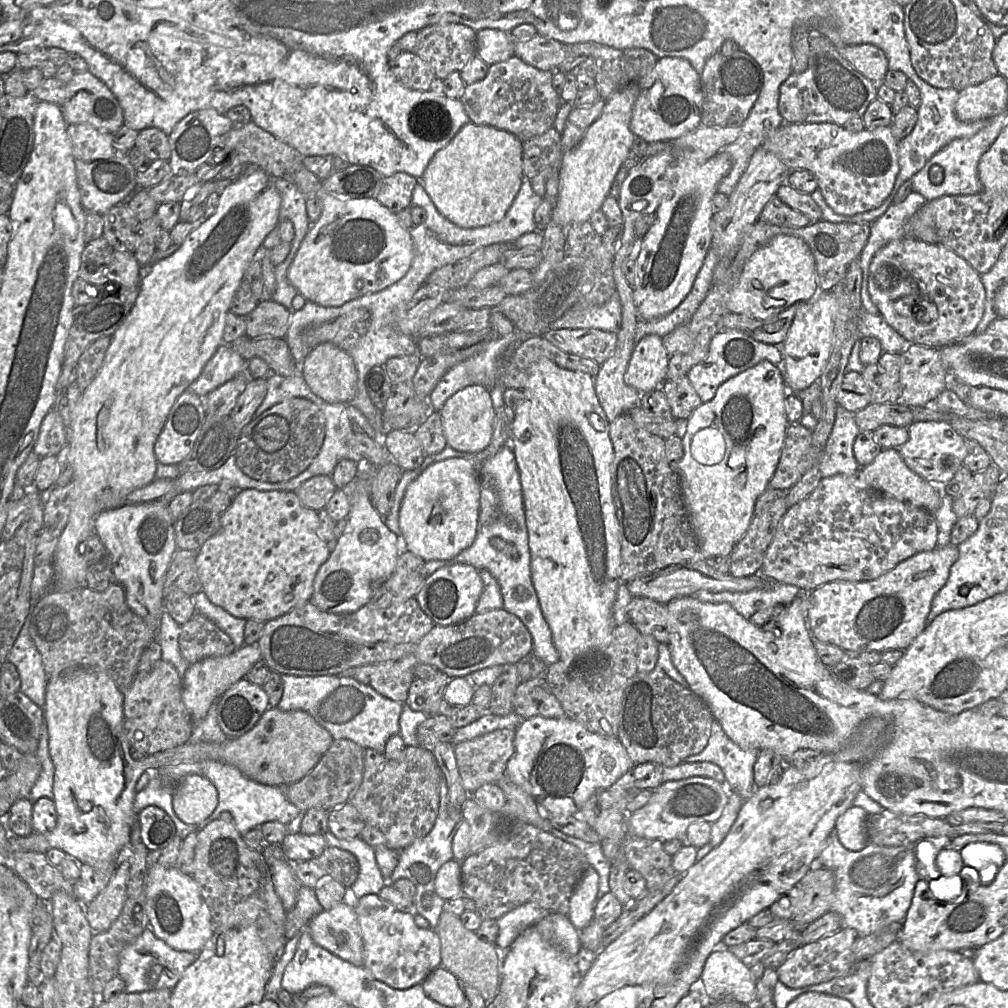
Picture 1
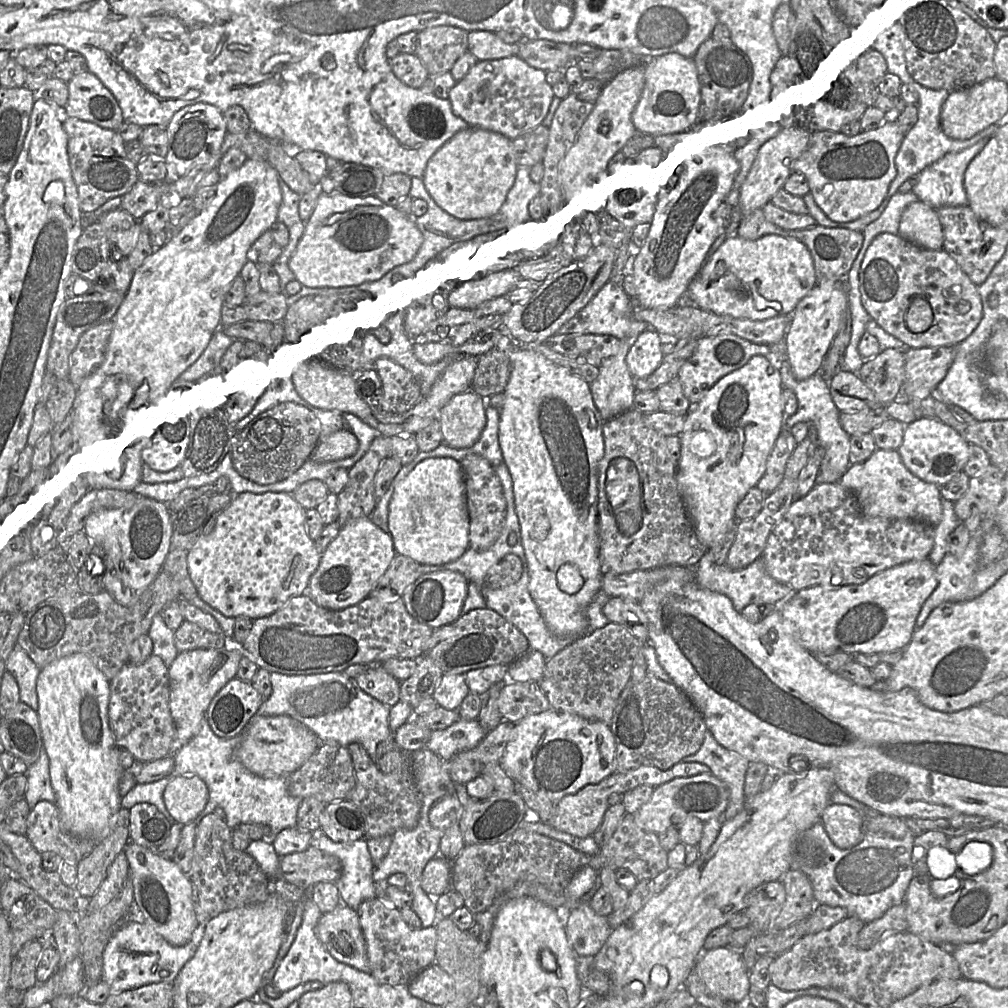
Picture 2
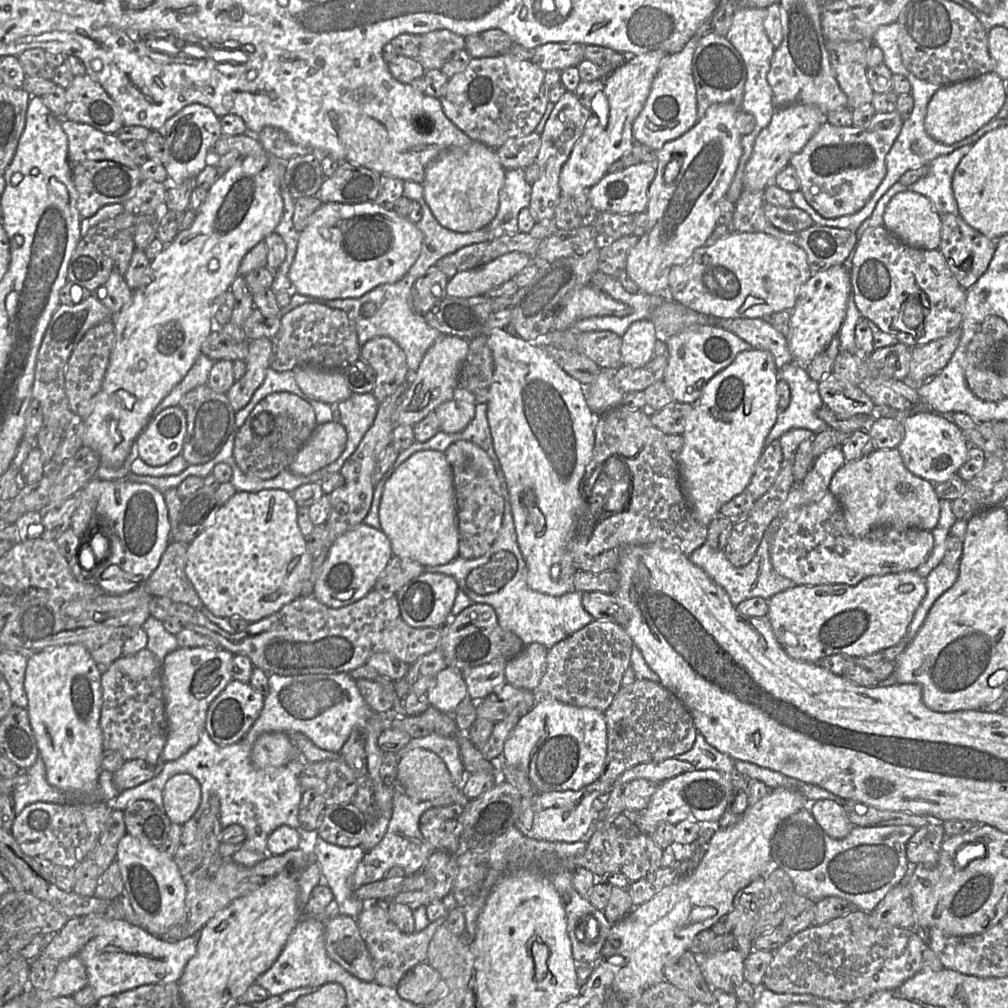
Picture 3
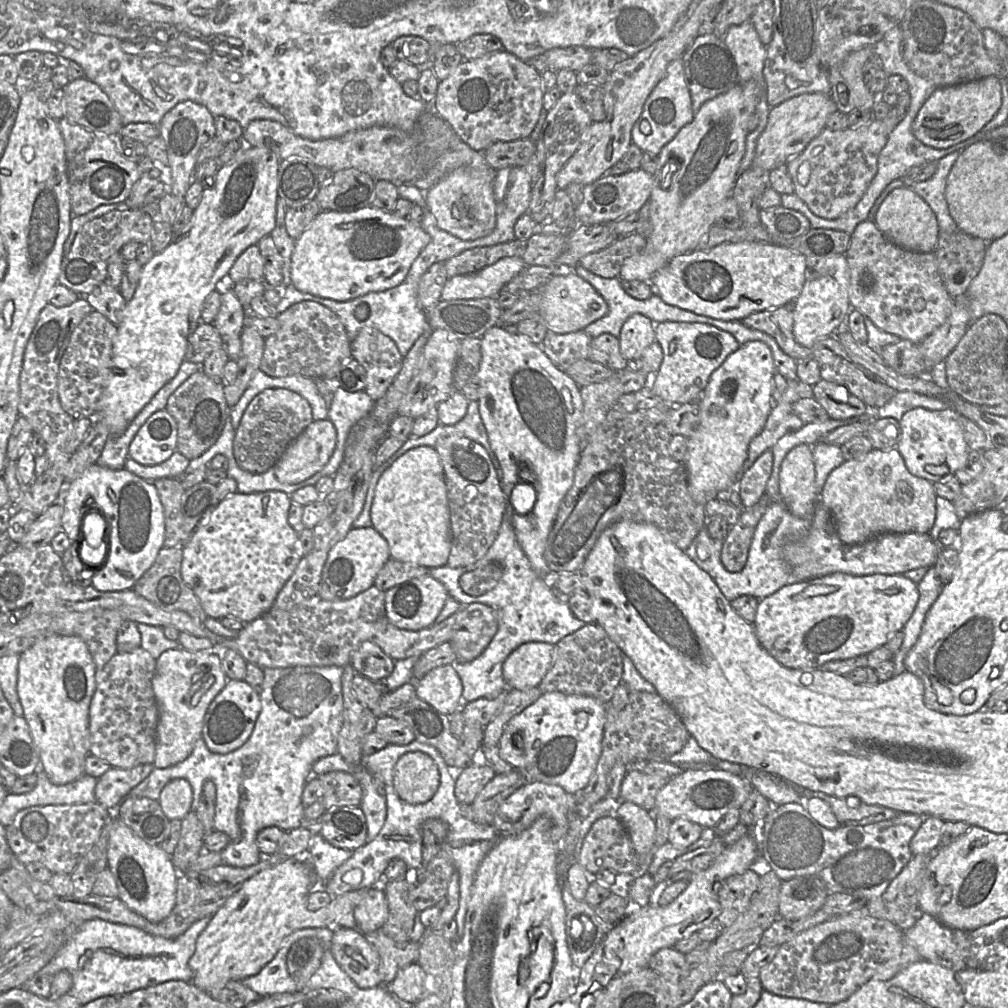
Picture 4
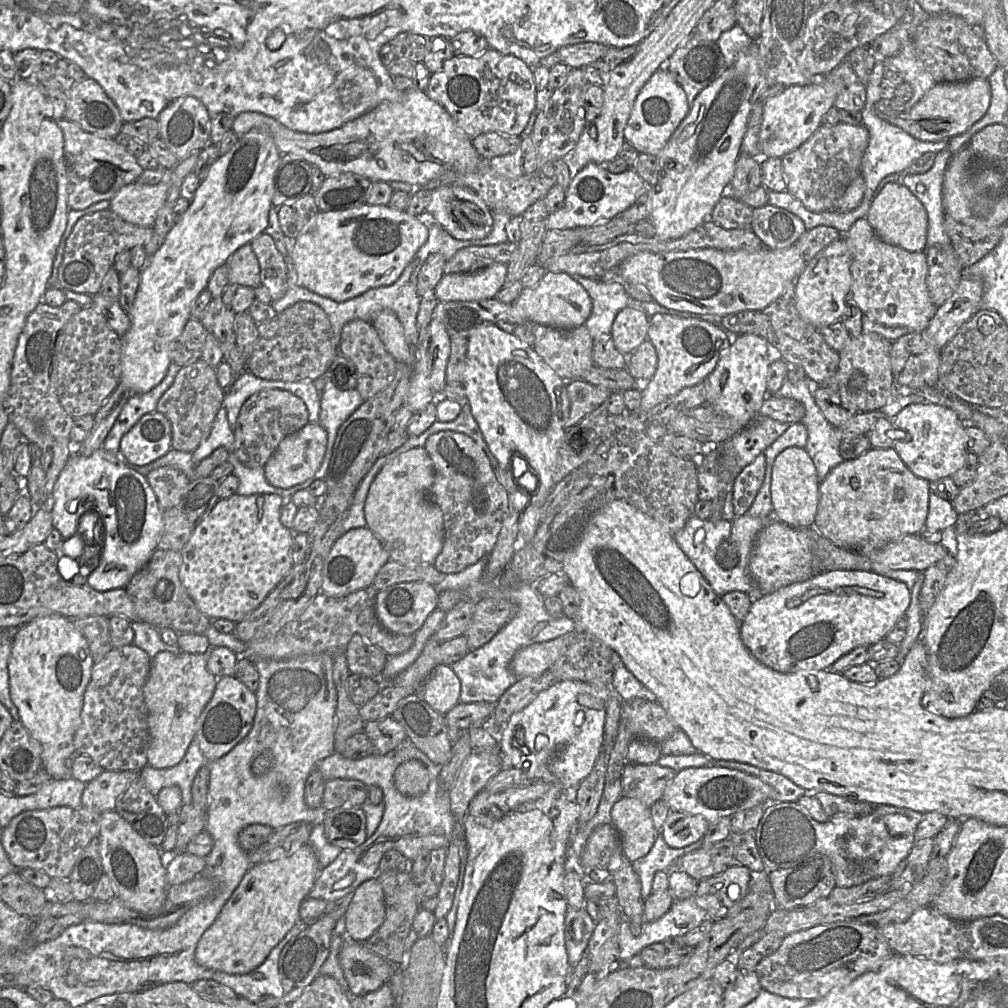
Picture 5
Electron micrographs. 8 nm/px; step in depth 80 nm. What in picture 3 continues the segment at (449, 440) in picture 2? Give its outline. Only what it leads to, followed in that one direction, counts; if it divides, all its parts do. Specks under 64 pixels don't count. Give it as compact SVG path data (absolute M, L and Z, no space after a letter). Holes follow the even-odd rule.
M457 386L452 398L435 409L440 430L456 433L465 429L475 415L476 404L473 393Z

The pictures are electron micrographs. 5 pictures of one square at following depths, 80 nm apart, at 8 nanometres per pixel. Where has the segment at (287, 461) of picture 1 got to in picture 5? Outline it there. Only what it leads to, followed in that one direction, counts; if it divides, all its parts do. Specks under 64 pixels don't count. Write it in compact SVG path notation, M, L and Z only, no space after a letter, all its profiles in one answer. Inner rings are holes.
M281 389L257 392L245 401L236 422L234 435L237 458L247 467L263 467L285 437L308 423L307 406L298 396Z

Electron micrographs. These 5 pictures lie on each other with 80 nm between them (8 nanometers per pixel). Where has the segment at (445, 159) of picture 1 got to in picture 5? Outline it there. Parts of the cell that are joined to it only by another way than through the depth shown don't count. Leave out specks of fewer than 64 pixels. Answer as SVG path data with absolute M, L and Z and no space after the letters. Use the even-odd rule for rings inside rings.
M444 185L431 193L427 213L451 236L461 241L478 241L493 229L493 212L473 191L453 185Z

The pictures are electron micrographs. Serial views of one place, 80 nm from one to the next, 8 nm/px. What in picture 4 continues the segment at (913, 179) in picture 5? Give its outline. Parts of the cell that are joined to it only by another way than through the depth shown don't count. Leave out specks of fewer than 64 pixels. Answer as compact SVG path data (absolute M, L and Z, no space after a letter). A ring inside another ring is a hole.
M954 151L937 162L934 175L921 182L915 182L909 187L919 195L933 210L939 227L939 233L953 233L958 227L949 214L945 198L947 177L954 163L960 155L960 151Z

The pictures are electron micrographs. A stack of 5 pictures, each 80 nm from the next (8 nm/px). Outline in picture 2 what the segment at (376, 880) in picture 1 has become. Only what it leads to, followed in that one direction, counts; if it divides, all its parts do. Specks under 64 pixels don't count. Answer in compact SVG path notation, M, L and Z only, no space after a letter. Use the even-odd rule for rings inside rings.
M317 830L313 845L320 850L337 856L343 866L341 877L335 882L339 889L341 904L357 910L366 900L377 897L379 884L373 879L375 864L370 855L366 839L352 843L332 841Z

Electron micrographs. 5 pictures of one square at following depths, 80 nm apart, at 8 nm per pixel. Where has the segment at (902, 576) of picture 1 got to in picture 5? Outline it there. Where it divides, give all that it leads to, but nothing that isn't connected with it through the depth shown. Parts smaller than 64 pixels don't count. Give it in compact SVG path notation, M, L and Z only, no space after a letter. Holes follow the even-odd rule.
M831 570L805 581L755 597L744 620L740 622L740 636L762 664L780 673L826 670L841 656L859 646L871 646L885 638L903 616L911 602L911 591L905 583L862 570Z

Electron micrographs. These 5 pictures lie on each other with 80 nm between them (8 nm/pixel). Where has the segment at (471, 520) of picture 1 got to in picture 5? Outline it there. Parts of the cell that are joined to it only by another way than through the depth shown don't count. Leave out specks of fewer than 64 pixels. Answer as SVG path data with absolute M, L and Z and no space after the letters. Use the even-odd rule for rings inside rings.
M414 447L394 457L380 469L375 479L373 480L369 488L369 492L364 506L364 514L367 522L366 527L368 527L380 539L385 550L389 553L390 560L401 563L403 565L420 565L420 564L433 565L435 559L440 554L443 548L443 541L444 541L443 514L441 509L437 505L429 502L426 498L426 494L430 489L433 480L434 480L433 462L430 456L428 455L427 451L424 449L424 447Z

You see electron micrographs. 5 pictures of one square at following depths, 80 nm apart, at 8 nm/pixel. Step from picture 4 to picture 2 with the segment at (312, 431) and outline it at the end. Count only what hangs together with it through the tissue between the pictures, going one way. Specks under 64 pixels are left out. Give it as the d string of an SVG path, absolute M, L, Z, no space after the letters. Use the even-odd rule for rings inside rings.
M346 427L333 432L319 441L311 459L317 462L328 462L352 456L359 447L357 437Z

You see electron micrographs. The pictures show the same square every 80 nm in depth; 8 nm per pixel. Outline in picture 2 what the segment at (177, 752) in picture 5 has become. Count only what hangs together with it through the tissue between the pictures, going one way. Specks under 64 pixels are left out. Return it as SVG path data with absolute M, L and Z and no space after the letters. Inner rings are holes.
M237 646L219 649L195 649L179 652L169 666L170 712L176 726L172 754L178 752L200 731L209 705L229 681L236 678L239 662L244 653Z

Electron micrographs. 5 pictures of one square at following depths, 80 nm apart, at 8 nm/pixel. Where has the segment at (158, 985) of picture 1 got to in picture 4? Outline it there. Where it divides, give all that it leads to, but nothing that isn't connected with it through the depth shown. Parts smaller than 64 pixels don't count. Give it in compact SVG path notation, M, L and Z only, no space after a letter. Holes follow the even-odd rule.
M212 917L196 921L177 938L152 935L138 927L101 919L80 922L62 948L38 974L54 976L67 970L73 978L69 993L86 1004L99 997L126 994L170 980L192 982L189 961L196 951L197 940Z

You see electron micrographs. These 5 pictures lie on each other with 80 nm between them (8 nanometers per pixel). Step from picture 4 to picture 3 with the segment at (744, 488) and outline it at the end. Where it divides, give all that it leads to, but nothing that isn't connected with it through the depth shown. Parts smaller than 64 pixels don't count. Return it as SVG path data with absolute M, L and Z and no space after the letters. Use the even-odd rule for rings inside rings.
M779 439L766 445L754 469L753 476L746 487L754 500L761 497L775 482L783 461Z

